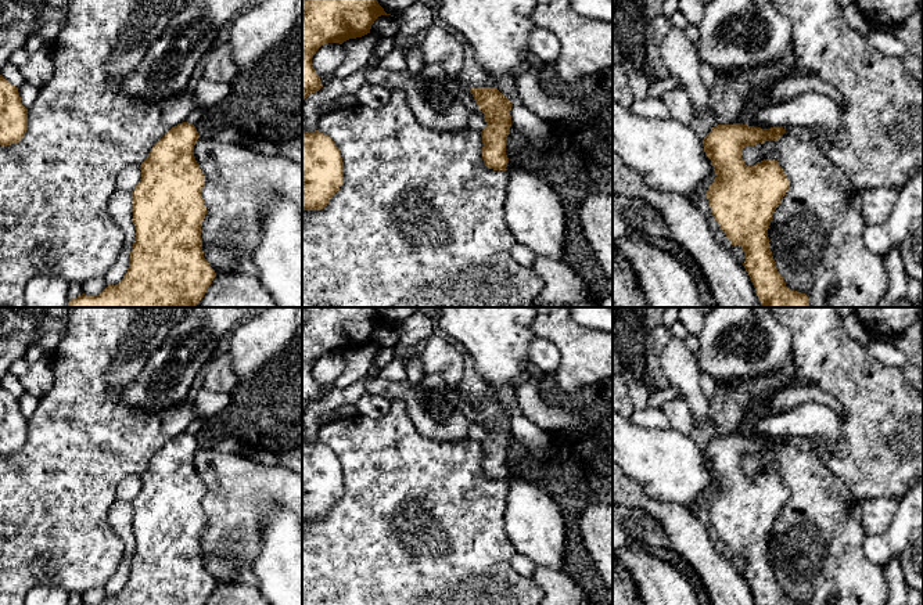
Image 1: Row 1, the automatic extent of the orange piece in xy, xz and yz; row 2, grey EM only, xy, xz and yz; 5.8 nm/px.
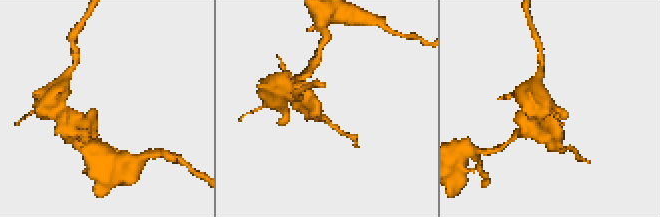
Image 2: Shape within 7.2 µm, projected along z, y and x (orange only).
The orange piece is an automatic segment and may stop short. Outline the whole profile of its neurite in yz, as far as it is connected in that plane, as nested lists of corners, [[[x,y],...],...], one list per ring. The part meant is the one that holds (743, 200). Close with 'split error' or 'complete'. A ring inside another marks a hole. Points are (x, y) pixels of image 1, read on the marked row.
[[[743,123],[712,127],[703,147],[717,177],[705,195],[725,235],[732,245],[743,248],[743,266],[762,307],[809,307],[805,294],[786,287],[768,237],[772,216],[790,181],[775,159],[764,159],[750,168],[741,158],[746,147],[776,141],[784,133],[783,127],[761,129]]] | complete

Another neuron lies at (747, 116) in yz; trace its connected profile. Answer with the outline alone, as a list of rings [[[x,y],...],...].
[[[751,100],[746,104],[743,112],[740,114],[739,123],[761,127],[761,129],[771,129],[765,123],[759,123],[755,118],[757,111],[759,107],[757,105],[755,100]]]

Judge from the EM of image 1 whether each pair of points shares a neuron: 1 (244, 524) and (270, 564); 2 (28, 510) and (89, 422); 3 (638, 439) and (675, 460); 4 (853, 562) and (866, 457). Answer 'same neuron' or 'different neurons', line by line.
1: different neurons
2: same neuron
3: same neuron
4: different neurons

